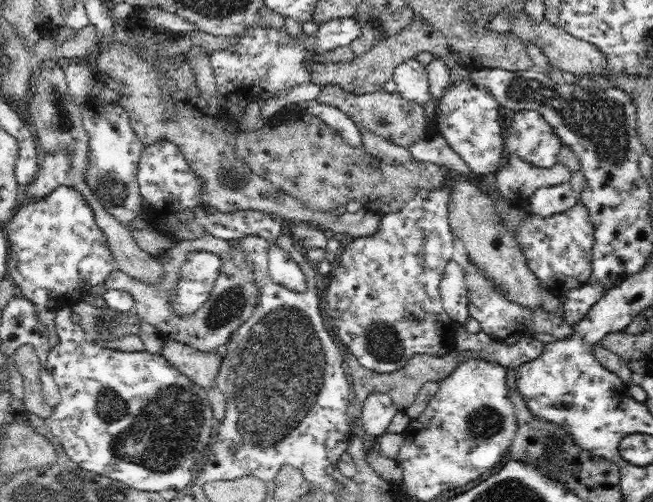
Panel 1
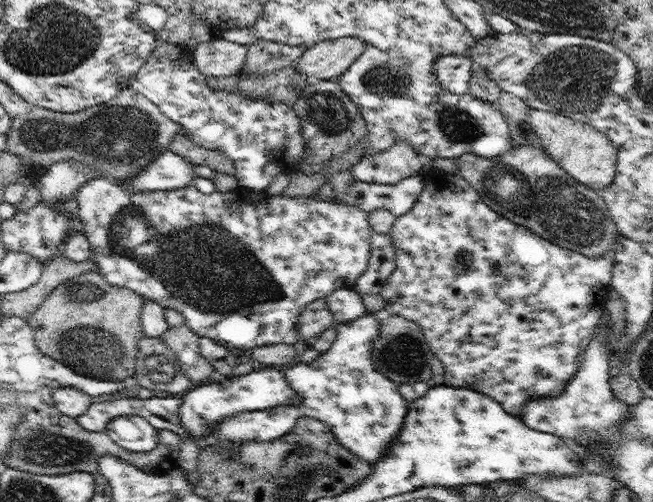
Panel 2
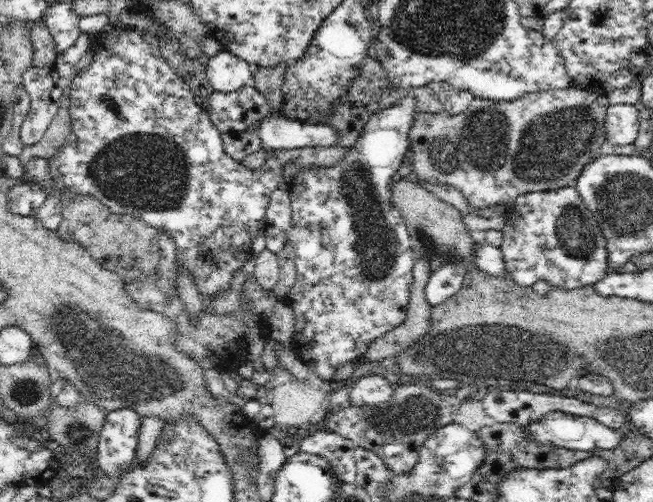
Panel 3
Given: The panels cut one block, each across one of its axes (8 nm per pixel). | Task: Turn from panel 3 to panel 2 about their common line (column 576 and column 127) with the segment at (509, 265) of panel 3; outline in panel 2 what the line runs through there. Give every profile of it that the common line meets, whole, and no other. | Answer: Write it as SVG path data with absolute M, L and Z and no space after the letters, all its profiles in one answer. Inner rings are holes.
M94 177L87 180L76 191L74 203L78 216L83 224L84 235L93 250L92 260L96 262L96 270L101 276L117 287L126 287L141 294L145 299L153 300L166 309L174 309L185 318L186 324L200 337L208 337L218 344L229 348L253 349L254 347L277 345L280 343L293 345L299 338L297 322L306 305L319 298L326 298L337 288L350 289L357 278L363 275L369 263L370 252L370 214L358 206L343 205L334 201L320 201L314 196L295 196L290 198L284 194L268 194L267 190L255 191L246 187L234 191L204 194L193 183L176 190L149 190L131 192L120 183Z

